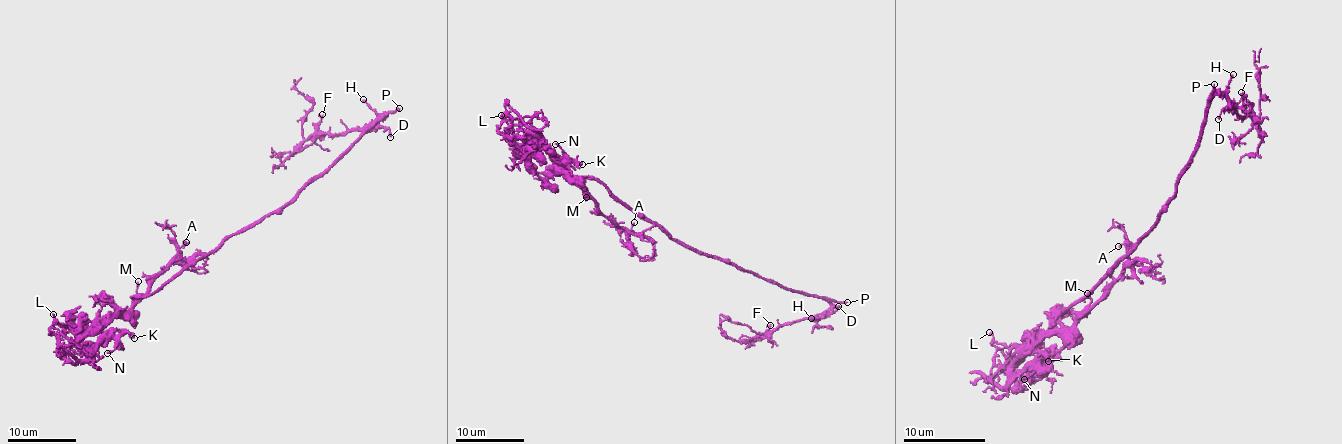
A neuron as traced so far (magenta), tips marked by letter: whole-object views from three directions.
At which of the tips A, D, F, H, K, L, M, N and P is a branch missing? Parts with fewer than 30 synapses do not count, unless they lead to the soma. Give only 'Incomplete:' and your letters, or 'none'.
Incomplete: P

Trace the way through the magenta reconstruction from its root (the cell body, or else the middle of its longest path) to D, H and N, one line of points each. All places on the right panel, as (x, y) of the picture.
D: (1161, 213), (1198, 144), (1206, 105), (1220, 94), (1229, 105), (1218, 119)
H: (1161, 213), (1198, 144), (1206, 105), (1229, 84), (1233, 74)
N: (1161, 213), (1106, 275), (1065, 310), (1075, 322), (1044, 338), (1044, 355), (1024, 379)

